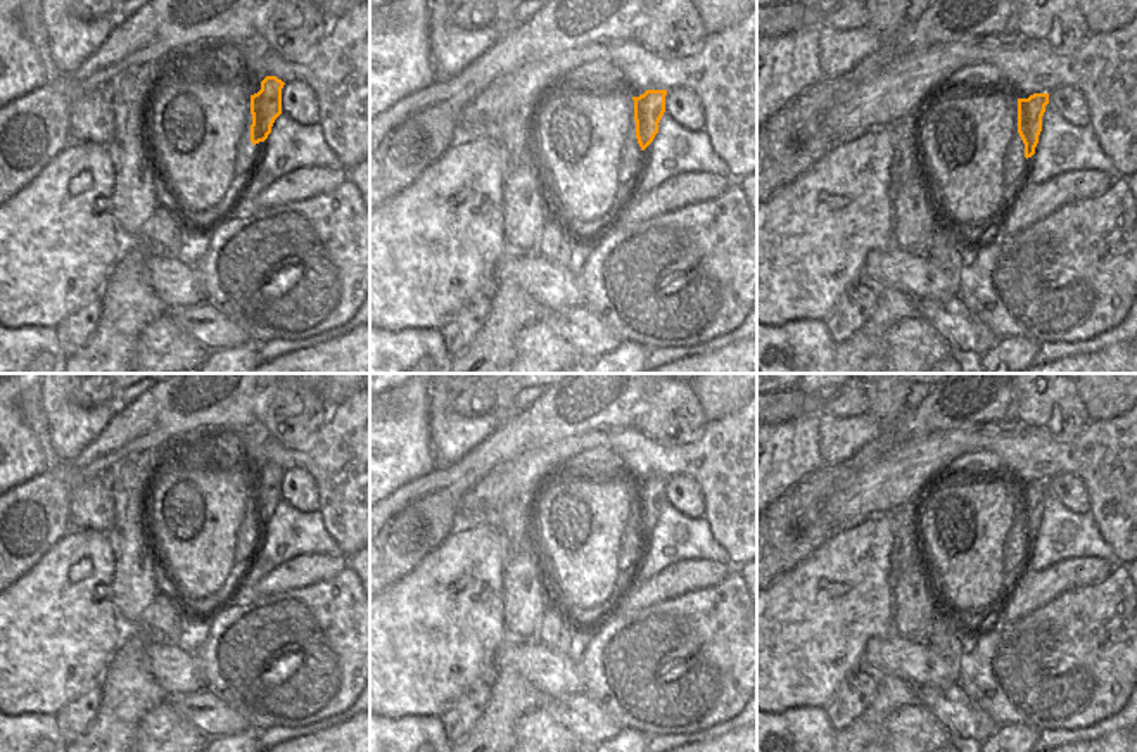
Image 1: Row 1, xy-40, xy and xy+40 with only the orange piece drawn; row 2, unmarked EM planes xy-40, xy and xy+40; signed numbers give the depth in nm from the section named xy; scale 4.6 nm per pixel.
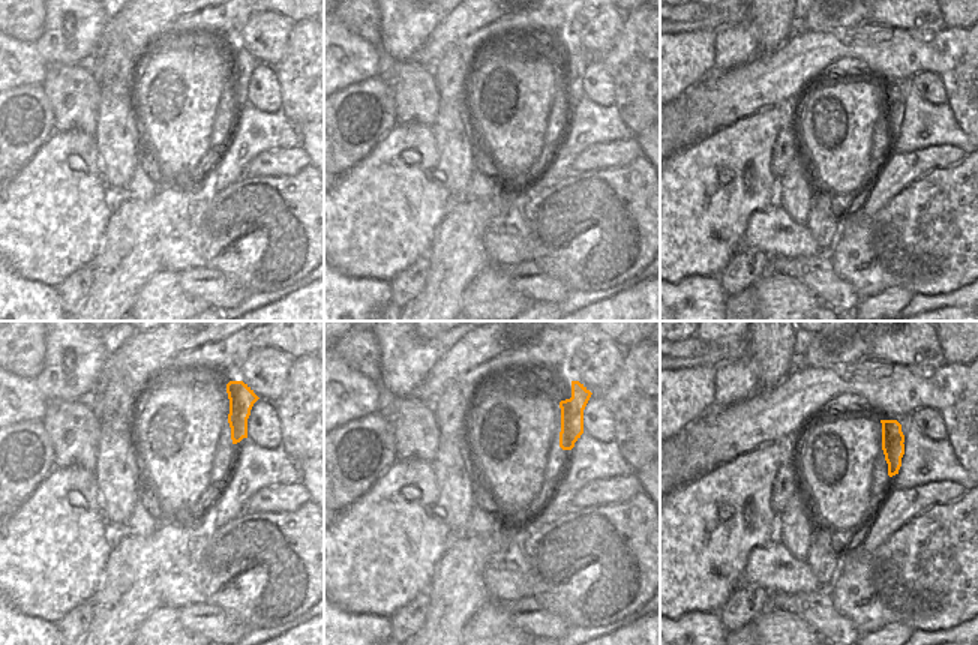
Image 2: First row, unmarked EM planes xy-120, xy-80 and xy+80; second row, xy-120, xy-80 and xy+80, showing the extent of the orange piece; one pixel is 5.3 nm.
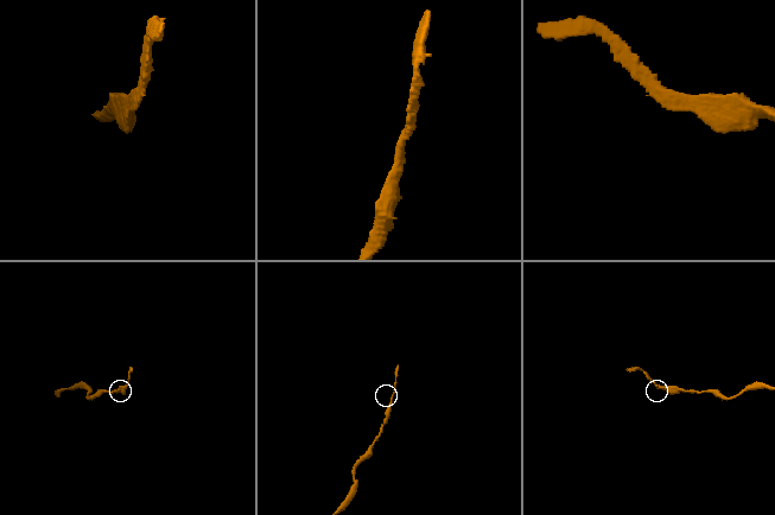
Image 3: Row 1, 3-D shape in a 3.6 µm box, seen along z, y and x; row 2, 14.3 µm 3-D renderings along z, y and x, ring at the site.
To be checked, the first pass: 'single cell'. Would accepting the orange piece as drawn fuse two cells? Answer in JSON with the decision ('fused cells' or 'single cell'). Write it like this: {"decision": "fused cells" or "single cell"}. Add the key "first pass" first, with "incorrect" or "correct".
{"first pass": "correct", "decision": "single cell"}

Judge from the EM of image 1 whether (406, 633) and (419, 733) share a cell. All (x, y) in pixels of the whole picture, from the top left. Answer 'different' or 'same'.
different

